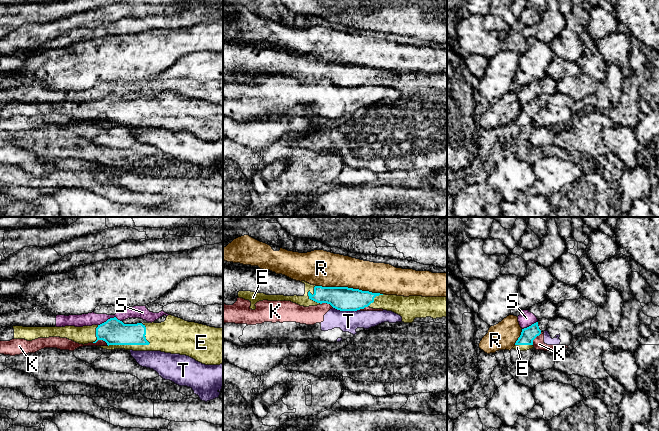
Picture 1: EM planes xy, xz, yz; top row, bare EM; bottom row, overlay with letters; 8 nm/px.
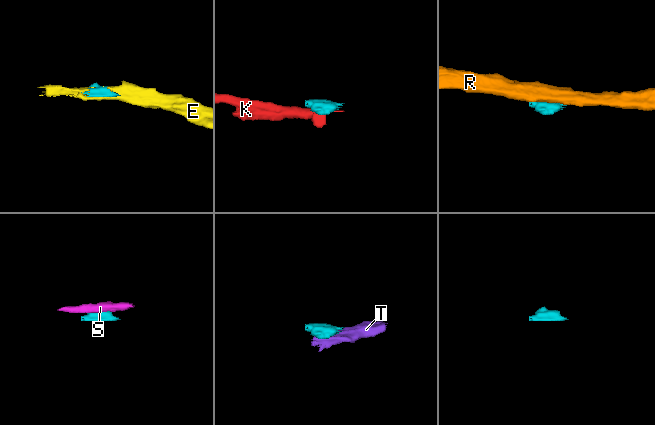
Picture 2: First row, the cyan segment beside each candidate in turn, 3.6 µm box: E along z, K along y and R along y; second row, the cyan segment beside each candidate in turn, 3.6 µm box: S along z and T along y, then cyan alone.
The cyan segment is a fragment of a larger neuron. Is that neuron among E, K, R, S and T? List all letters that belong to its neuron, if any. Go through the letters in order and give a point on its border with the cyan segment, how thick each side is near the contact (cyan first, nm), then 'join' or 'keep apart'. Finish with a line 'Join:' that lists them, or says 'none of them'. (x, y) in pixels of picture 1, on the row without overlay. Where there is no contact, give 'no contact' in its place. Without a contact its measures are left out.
E: xy (137, 120) | 200/240 nm | join
K: xy (101, 115) | 200/80 nm | keep apart
R: xz (349, 64) | 190/280 nm | keep apart
S: xy (110, 94) | 200/100 nm | keep apart
T: xz (346, 86) | 190/180 nm | keep apart
Join: E

